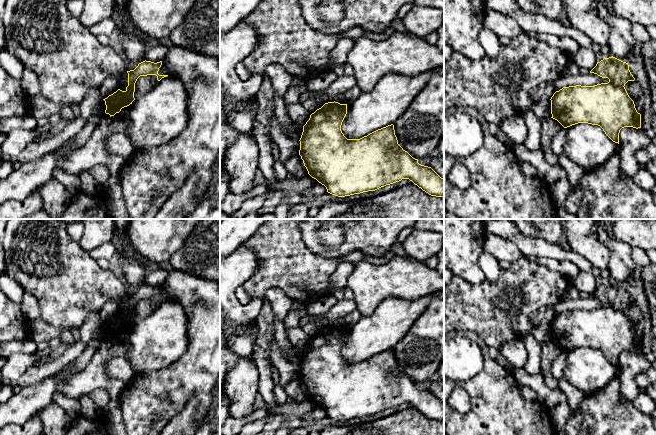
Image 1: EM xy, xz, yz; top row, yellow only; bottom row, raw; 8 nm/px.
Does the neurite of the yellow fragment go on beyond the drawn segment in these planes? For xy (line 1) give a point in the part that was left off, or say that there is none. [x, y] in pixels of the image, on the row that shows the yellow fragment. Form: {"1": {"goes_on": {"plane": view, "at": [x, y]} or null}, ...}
{"1": {"goes_on": null}}

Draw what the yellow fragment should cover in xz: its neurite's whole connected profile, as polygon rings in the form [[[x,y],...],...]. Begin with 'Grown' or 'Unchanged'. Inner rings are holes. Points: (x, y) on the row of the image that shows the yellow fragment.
Unchanged. [[[325,103],[310,115],[299,140],[299,155],[308,174],[324,185],[328,193],[345,197],[409,179],[429,195],[444,197],[444,179],[431,167],[419,164],[398,144],[393,124],[360,139],[347,139],[341,131],[346,114],[347,104]]]

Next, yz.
Unchanged. [[[613,56],[597,62],[590,73],[608,78],[609,82],[563,87],[556,91],[550,99],[551,118],[564,128],[578,123],[598,125],[613,142],[619,144],[622,128],[641,128],[641,114],[624,87],[635,78],[628,63]]]

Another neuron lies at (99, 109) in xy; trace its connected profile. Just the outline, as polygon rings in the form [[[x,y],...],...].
[[[102,100],[100,102],[98,102],[95,107],[94,107],[94,110],[93,110],[93,114],[94,115],[97,115],[101,118],[109,118],[110,115],[109,114],[106,114],[105,113],[105,110],[106,110],[106,105],[105,105],[105,101]]]

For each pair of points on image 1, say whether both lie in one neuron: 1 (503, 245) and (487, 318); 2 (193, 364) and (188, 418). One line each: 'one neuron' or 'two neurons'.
1: two neurons
2: two neurons

